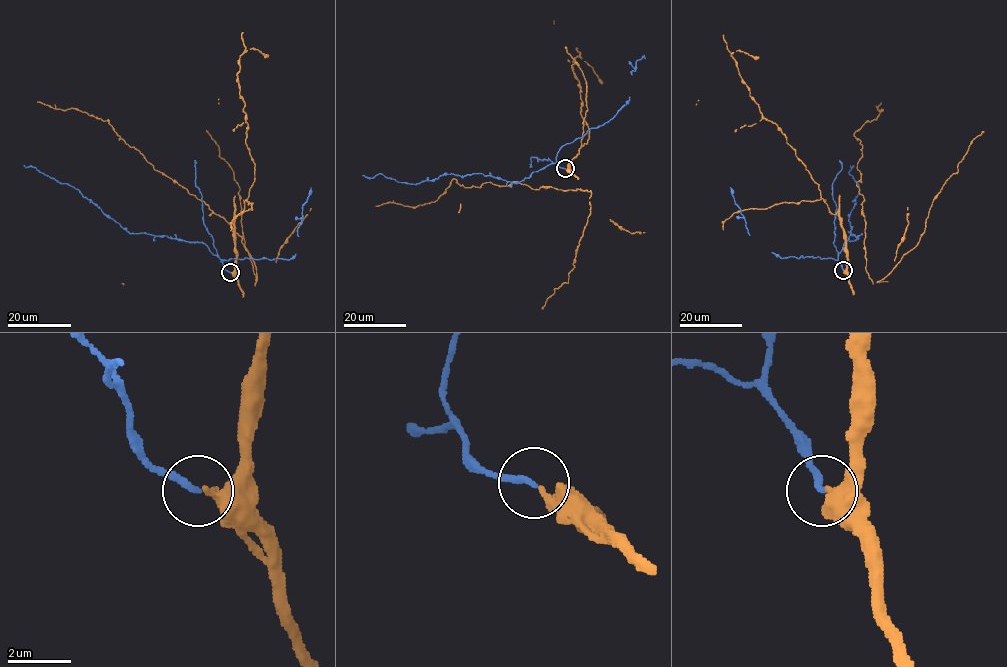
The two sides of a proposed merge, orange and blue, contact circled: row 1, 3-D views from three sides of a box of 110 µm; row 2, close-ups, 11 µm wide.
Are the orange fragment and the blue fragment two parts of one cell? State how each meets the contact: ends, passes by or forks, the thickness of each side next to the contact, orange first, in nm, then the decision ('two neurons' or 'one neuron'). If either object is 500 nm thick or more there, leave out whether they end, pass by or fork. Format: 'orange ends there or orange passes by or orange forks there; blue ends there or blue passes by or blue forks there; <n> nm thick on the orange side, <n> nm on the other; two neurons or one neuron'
orange ends there; blue ends there; 280 nm thick on the orange side, 200 nm on the other; one neuron

